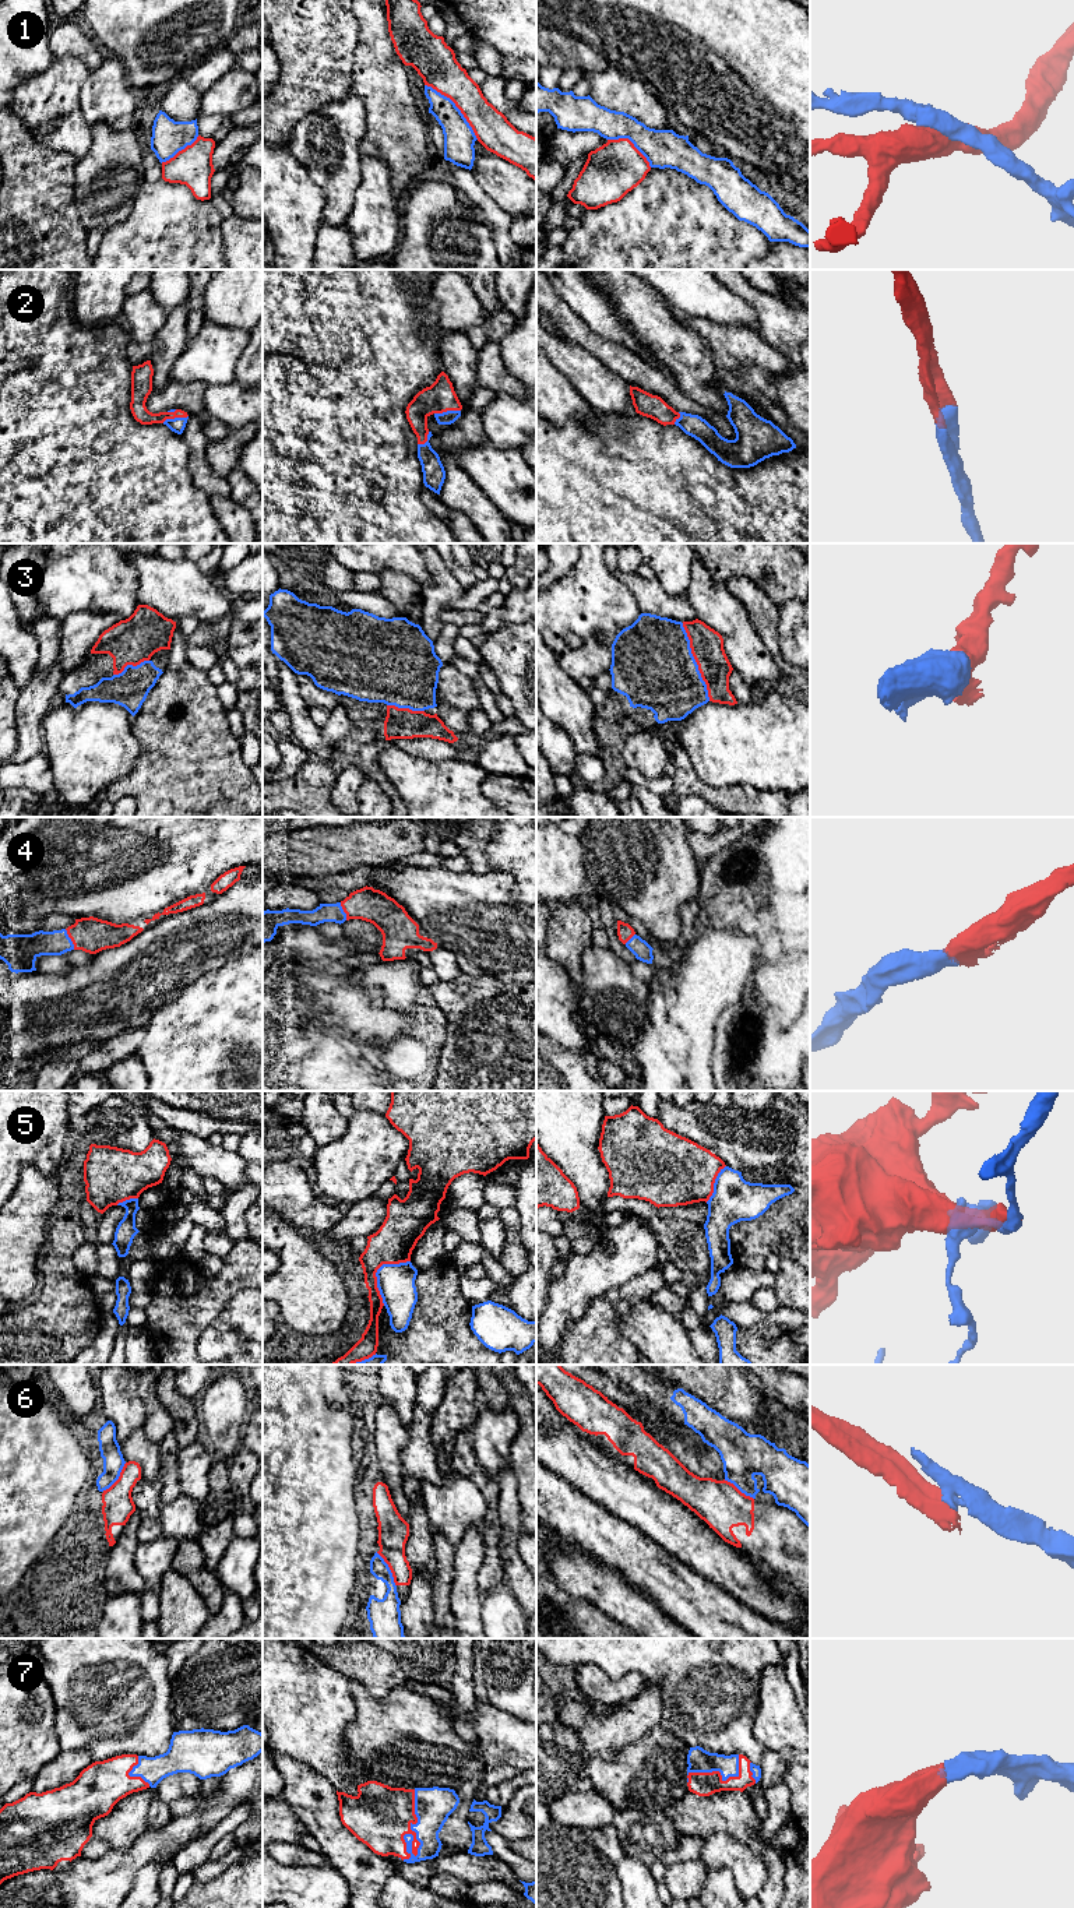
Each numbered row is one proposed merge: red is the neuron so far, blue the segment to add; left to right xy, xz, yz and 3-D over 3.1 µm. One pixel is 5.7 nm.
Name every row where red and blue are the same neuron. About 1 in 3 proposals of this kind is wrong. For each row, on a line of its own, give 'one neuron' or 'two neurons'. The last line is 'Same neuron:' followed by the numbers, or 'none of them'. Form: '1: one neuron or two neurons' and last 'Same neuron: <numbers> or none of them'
1: two neurons
2: one neuron
3: one neuron
4: one neuron
5: two neurons
6: two neurons
7: one neuron
Same neuron: 2, 3, 4, 7

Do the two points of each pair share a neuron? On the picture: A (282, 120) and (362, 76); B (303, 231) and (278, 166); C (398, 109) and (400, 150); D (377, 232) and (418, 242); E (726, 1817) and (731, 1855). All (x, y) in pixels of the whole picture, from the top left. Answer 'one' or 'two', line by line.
A: two
B: one
C: one
D: two
E: two

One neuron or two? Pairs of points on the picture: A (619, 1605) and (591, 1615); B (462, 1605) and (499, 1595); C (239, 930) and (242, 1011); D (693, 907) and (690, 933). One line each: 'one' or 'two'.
A: two
B: two
C: two
D: one

